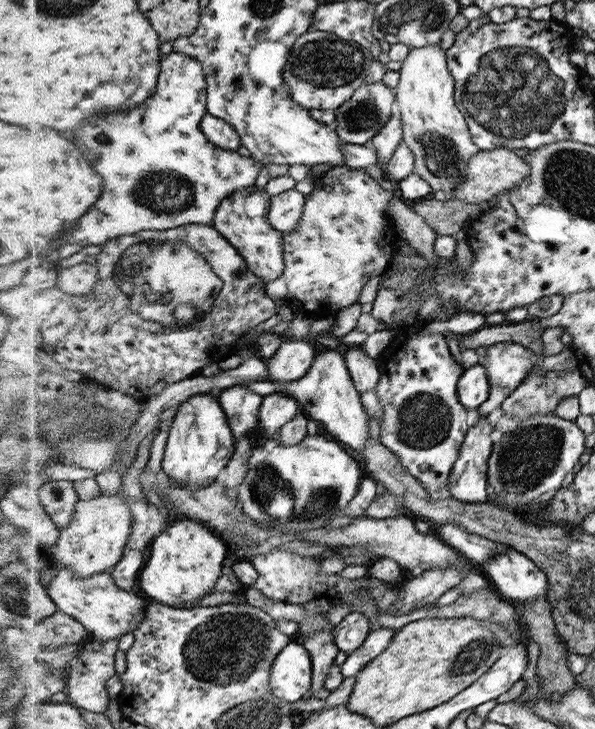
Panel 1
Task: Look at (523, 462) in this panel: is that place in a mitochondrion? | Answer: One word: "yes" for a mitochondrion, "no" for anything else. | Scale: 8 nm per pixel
yes

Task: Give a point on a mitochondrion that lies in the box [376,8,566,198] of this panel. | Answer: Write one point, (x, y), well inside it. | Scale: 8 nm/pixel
(440, 158)

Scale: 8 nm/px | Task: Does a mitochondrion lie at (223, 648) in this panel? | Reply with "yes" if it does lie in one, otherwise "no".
yes

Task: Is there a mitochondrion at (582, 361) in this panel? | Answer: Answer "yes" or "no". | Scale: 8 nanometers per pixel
no

